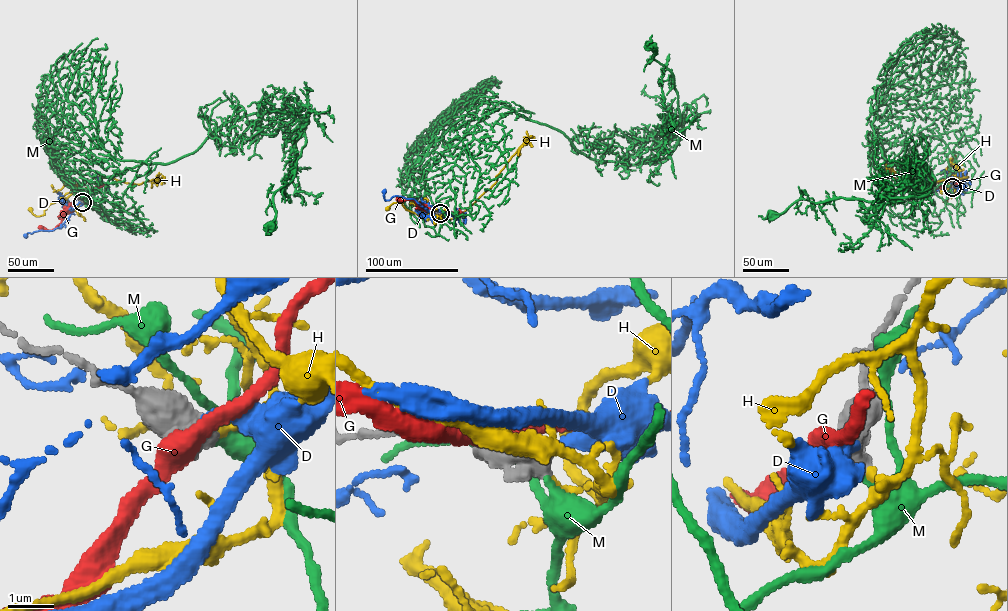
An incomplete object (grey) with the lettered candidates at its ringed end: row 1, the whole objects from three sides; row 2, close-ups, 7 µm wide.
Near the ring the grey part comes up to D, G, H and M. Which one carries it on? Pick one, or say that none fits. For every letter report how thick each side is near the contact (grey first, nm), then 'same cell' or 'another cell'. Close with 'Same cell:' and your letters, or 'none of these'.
D: calibres 750 and 260 nm; another cell
G: calibres 800 and 440 nm; another cell
H: calibres 600 and 130 nm; another cell
M: calibres 600 and 320 nm; another cell
Same cell: none of these

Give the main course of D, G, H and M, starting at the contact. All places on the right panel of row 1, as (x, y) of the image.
D: (952, 186), (932, 191), (927, 180), (931, 179), (922, 175)
G: (952, 186), (929, 187), (931, 180)
H: (952, 187), (963, 174), (940, 174), (949, 167)
M: (953, 187), (940, 138), (871, 135), (886, 160), (931, 171), (929, 194), (771, 213)

